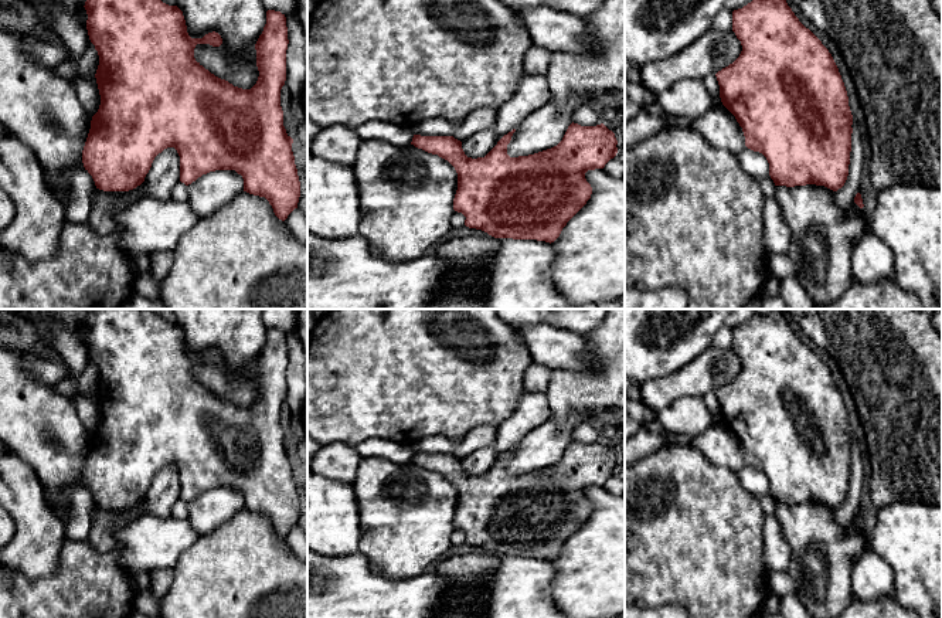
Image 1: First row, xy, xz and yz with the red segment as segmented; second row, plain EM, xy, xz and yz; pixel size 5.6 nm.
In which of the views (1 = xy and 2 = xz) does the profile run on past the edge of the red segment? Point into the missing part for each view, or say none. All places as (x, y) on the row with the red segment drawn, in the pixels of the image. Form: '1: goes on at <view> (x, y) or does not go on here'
1: does not go on here
2: does not go on here

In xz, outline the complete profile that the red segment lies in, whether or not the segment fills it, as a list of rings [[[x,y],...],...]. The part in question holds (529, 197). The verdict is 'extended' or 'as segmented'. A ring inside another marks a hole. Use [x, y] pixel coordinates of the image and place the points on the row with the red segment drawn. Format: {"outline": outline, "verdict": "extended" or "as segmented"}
{"outline": [[[571,123],[562,140],[547,150],[510,157],[507,145],[516,129],[504,135],[484,156],[472,159],[453,136],[414,135],[411,145],[448,160],[458,173],[453,210],[462,213],[465,225],[494,238],[537,240],[554,242],[567,223],[591,198],[592,187],[585,179],[588,170],[603,169],[618,153],[615,133],[603,123],[581,126]]], "verdict": "as segmented"}

